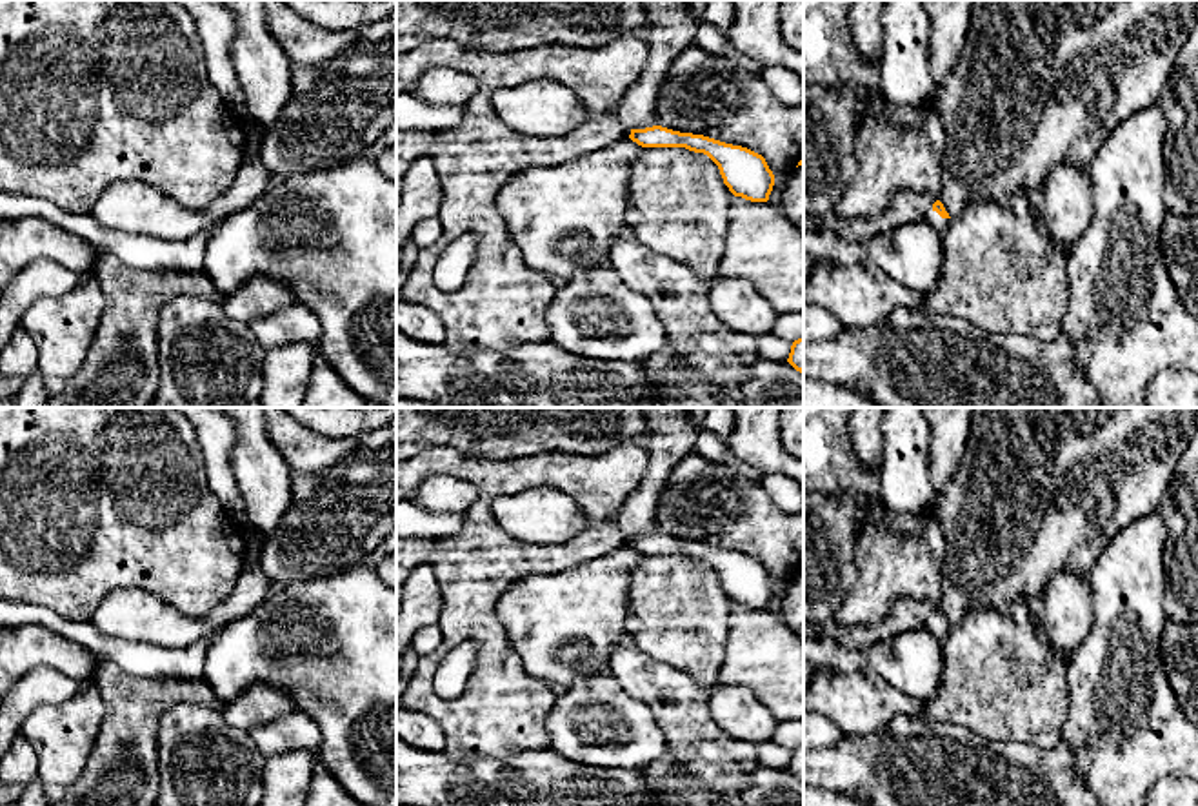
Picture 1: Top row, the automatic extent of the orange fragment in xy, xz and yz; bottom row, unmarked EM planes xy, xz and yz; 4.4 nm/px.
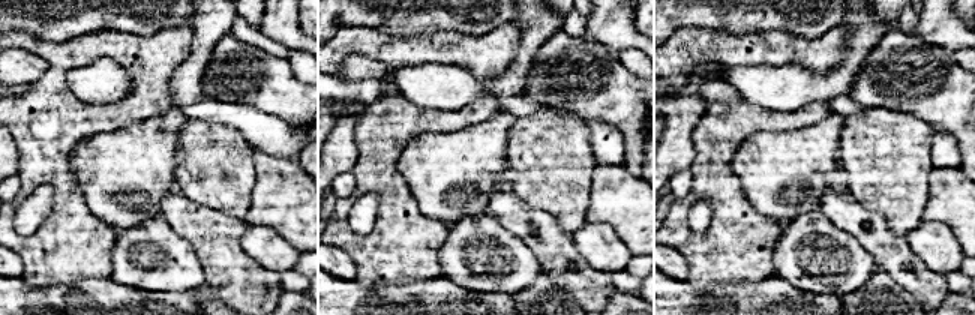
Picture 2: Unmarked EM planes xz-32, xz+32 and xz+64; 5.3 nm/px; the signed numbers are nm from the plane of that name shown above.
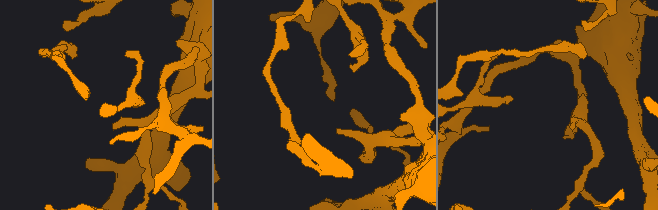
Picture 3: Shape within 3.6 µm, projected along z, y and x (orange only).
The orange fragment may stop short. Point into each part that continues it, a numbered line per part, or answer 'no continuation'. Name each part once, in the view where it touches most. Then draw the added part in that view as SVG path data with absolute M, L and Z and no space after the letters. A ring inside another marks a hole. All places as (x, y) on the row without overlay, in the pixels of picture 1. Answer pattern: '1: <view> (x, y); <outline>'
1: yz (940, 632); M931 613L931 617L925 622L925 628L936 637L938 642L942 642L947 637L949 626L942 626Z

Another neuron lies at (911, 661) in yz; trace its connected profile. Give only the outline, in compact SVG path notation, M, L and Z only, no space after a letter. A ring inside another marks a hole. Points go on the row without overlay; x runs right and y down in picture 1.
M925 626L876 642L867 659L874 673L920 704L938 690L942 646Z

